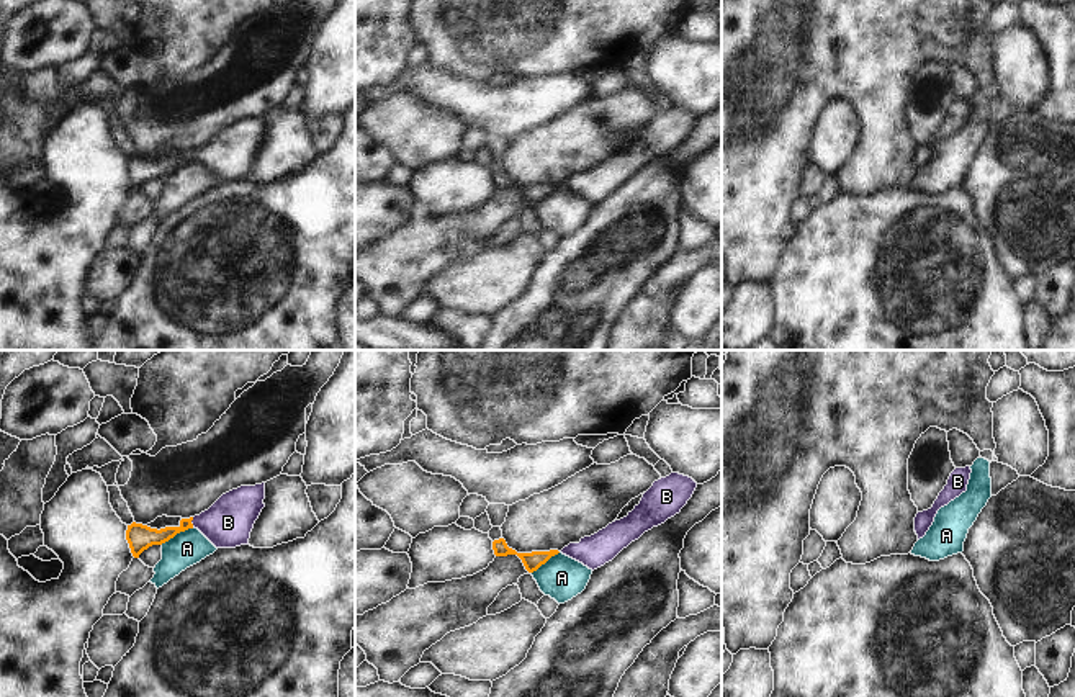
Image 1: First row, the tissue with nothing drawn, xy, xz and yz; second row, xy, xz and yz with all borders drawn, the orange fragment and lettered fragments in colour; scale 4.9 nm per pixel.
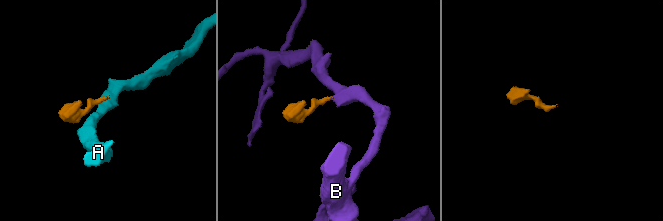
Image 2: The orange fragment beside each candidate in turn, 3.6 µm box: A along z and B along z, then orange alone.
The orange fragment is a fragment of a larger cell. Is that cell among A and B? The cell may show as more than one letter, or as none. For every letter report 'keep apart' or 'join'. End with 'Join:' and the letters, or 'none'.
A: keep apart
B: join
Join: B

